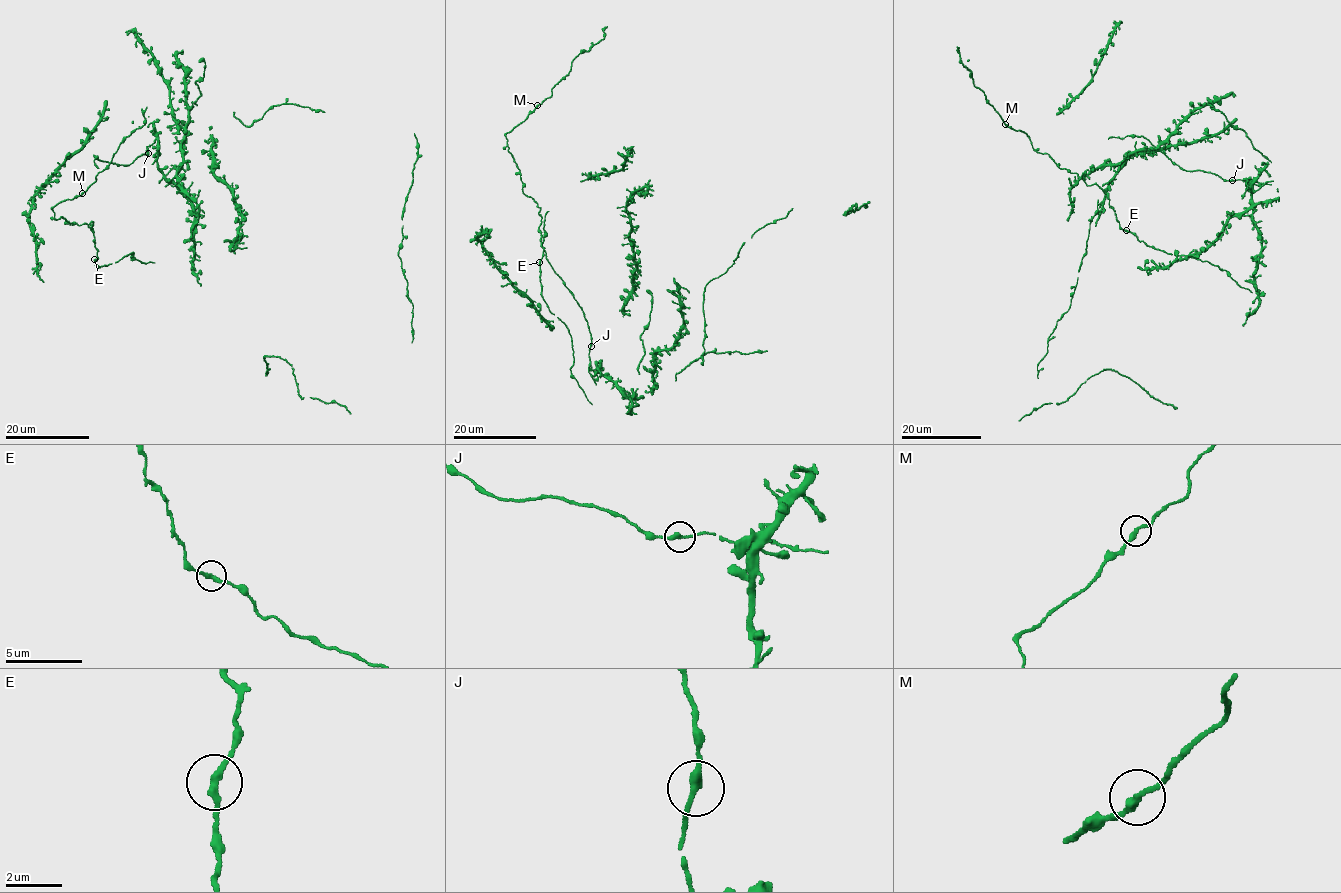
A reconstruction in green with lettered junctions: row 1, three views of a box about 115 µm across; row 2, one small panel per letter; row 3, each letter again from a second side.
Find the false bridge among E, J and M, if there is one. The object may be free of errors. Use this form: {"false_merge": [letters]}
{"false_merge": []}

